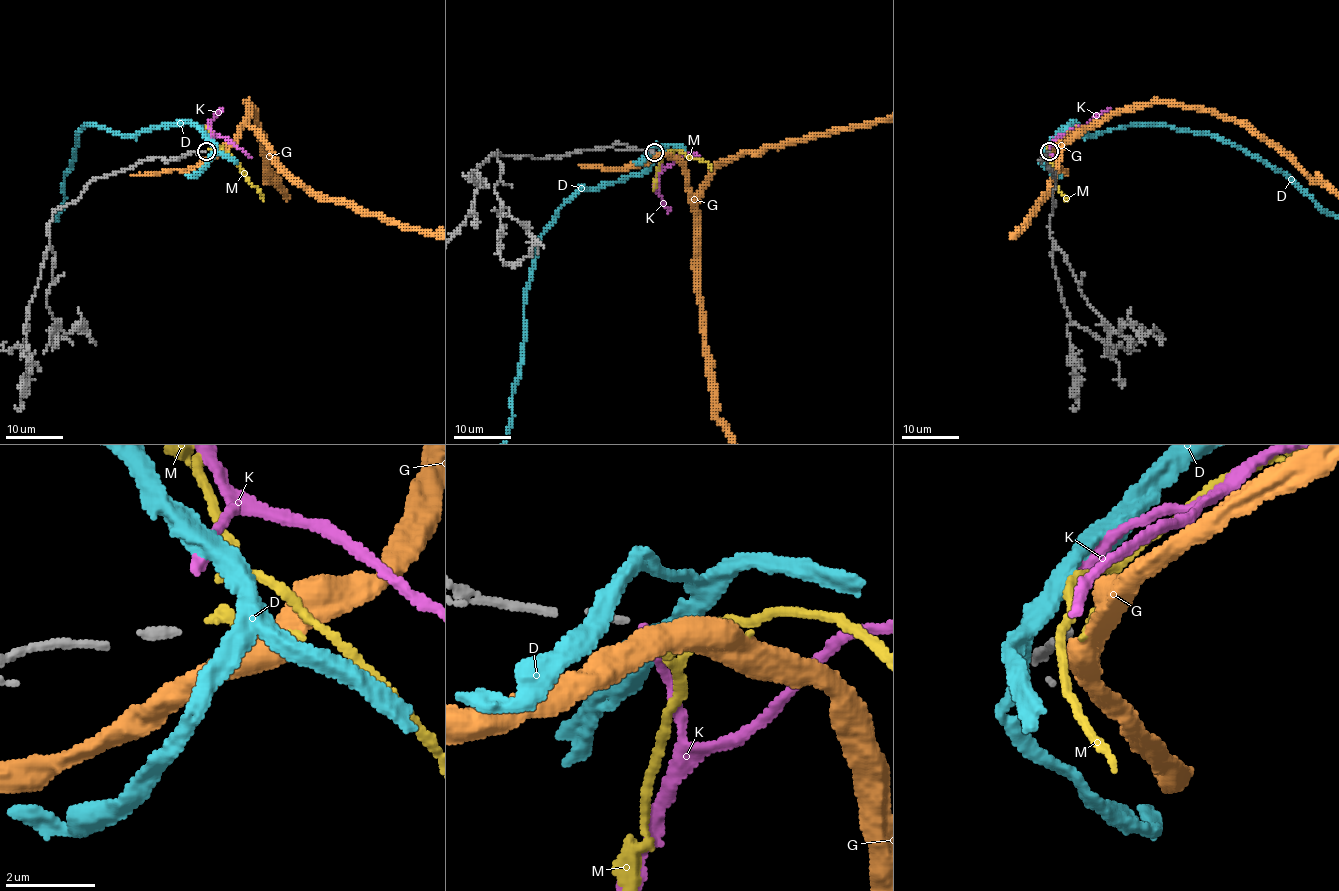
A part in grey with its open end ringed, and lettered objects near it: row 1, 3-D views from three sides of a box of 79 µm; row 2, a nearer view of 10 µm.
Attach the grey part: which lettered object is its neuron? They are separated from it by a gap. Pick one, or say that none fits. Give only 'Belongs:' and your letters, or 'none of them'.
Belongs: M

